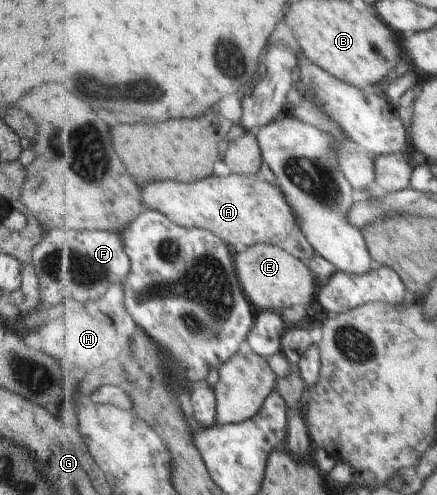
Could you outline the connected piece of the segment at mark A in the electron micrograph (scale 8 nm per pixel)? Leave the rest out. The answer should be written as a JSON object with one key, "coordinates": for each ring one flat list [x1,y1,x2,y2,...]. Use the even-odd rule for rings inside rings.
{"coordinates":[[233,170,228,176,210,175,183,185,181,181,151,181,140,188,145,209,157,209,176,224,186,228,199,228,218,235,229,247,244,249,252,244,268,243,283,245,283,249,308,263,317,254,310,241,301,231,290,203,277,185,271,185,259,174,245,174]]}

